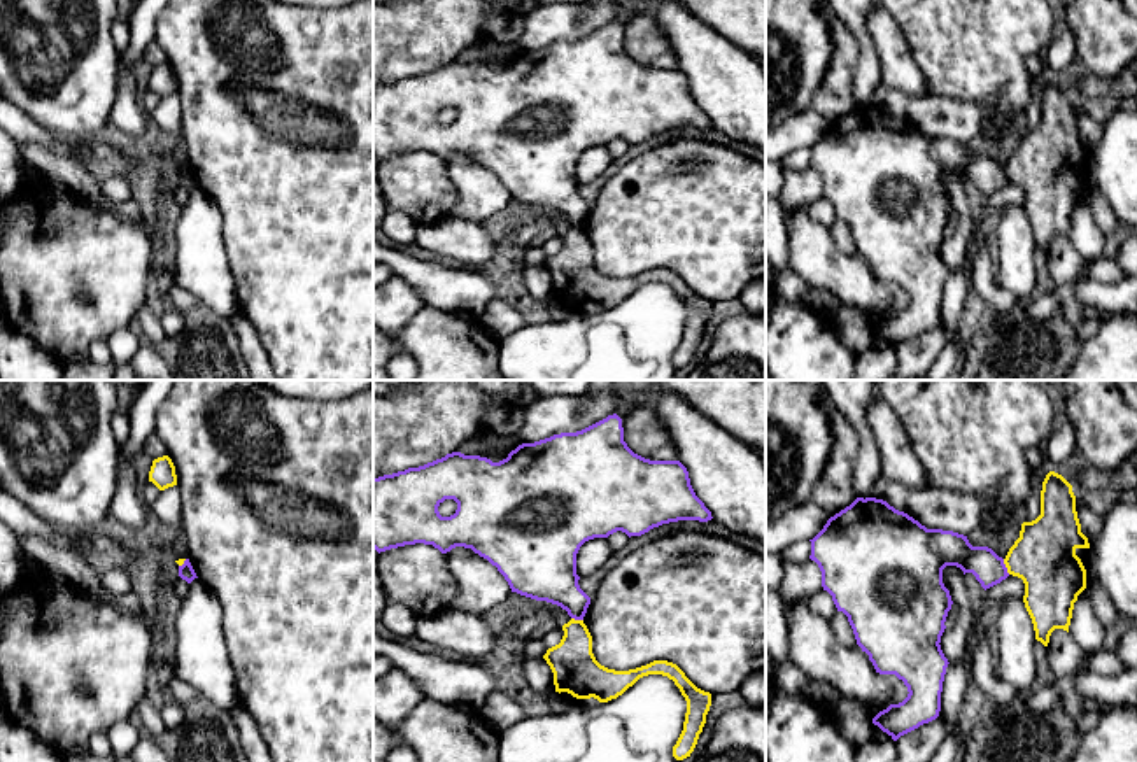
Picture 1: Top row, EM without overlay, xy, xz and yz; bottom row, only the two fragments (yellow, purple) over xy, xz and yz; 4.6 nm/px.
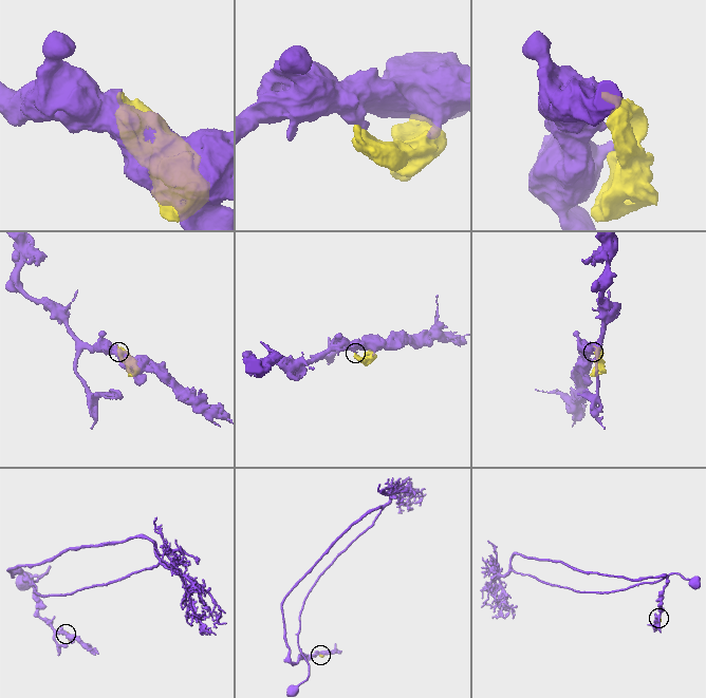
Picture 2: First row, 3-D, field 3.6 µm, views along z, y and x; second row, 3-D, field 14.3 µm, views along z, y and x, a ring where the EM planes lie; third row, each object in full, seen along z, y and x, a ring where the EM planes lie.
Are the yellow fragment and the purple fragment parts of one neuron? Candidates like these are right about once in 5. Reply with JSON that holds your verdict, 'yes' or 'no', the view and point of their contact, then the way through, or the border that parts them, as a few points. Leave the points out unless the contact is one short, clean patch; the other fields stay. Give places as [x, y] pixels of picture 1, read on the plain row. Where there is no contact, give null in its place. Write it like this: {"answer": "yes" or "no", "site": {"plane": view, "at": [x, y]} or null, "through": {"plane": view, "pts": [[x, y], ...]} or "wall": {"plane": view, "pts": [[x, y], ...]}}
{"answer": "no", "site": {"plane": "yz", "at": [1006, 174]}}

